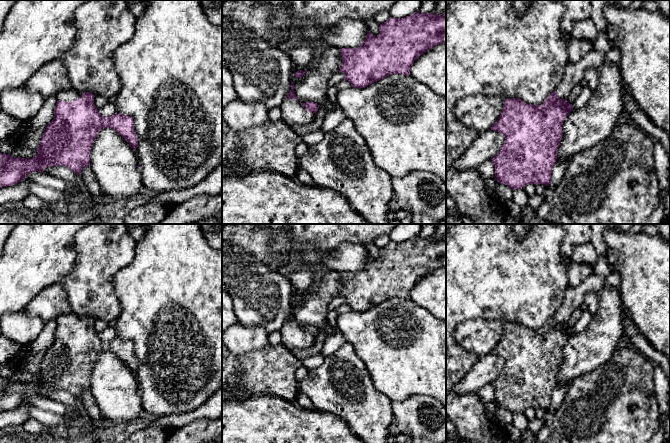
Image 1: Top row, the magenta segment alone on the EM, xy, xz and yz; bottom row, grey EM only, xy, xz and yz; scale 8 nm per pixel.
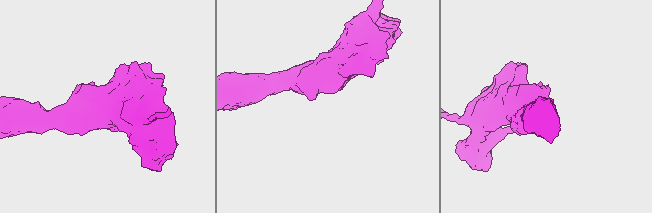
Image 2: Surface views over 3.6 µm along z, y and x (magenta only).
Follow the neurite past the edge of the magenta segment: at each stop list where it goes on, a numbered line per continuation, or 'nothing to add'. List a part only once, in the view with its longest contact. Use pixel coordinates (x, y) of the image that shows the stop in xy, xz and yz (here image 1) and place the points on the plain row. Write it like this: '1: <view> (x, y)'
1: xy (70, 319)

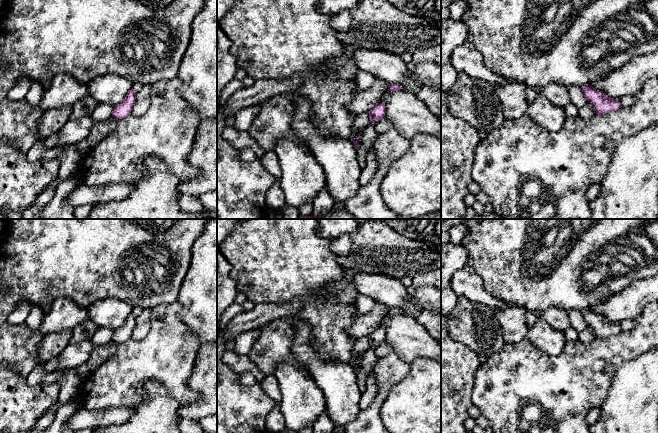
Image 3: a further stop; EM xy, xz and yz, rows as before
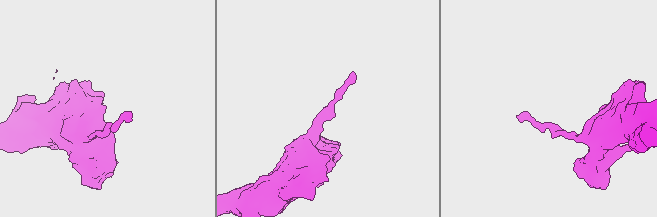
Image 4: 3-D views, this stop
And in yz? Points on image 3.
nothing to add

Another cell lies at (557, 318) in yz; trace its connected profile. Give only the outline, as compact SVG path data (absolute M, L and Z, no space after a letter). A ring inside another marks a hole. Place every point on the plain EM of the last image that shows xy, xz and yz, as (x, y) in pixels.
M550 306L542 312L542 317L555 330L565 333L571 326L566 311Z

